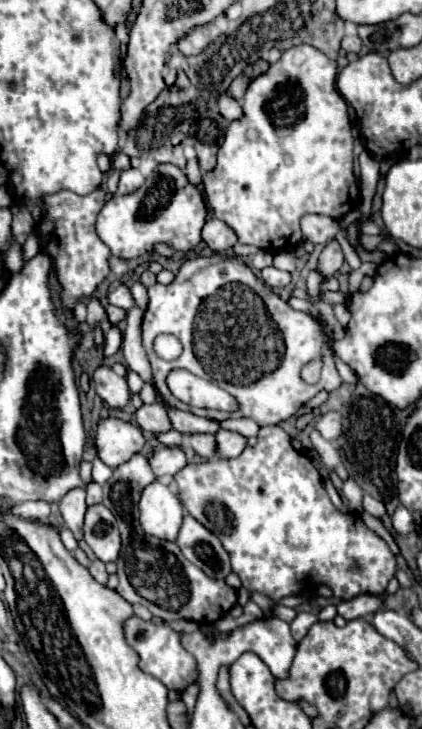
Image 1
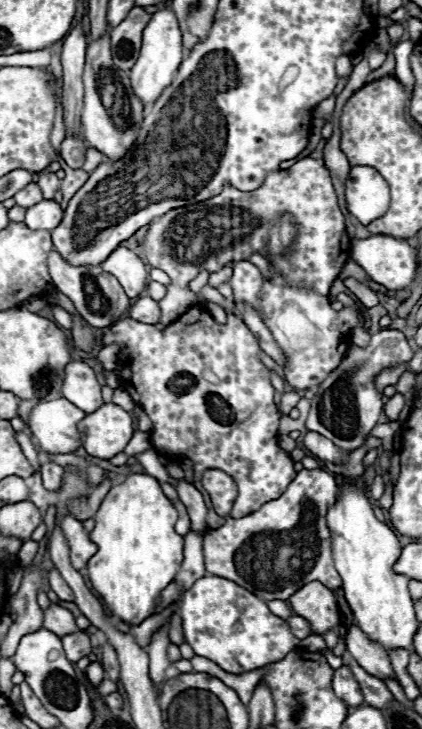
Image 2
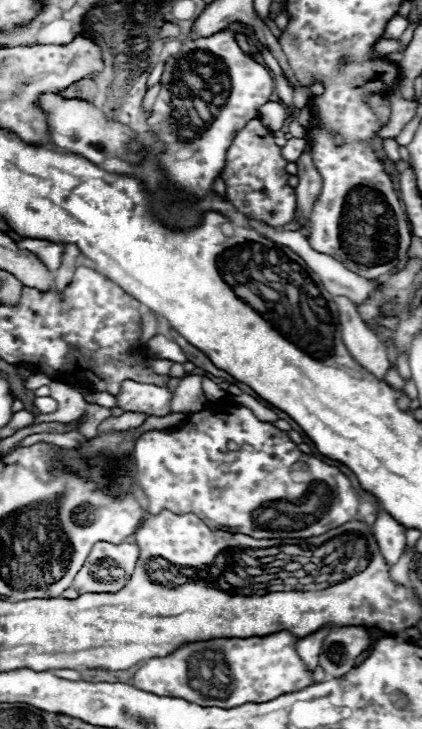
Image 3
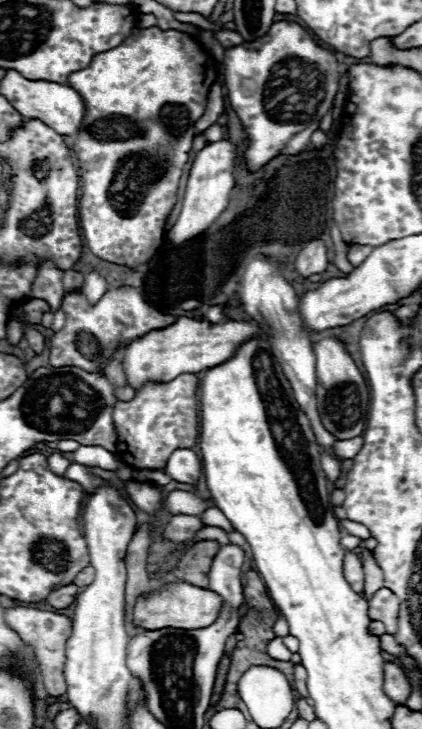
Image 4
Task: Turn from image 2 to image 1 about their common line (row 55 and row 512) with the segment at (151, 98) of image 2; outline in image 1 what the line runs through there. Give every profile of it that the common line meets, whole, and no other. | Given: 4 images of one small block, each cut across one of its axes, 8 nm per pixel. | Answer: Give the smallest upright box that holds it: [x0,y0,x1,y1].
[140,482,184,540]

